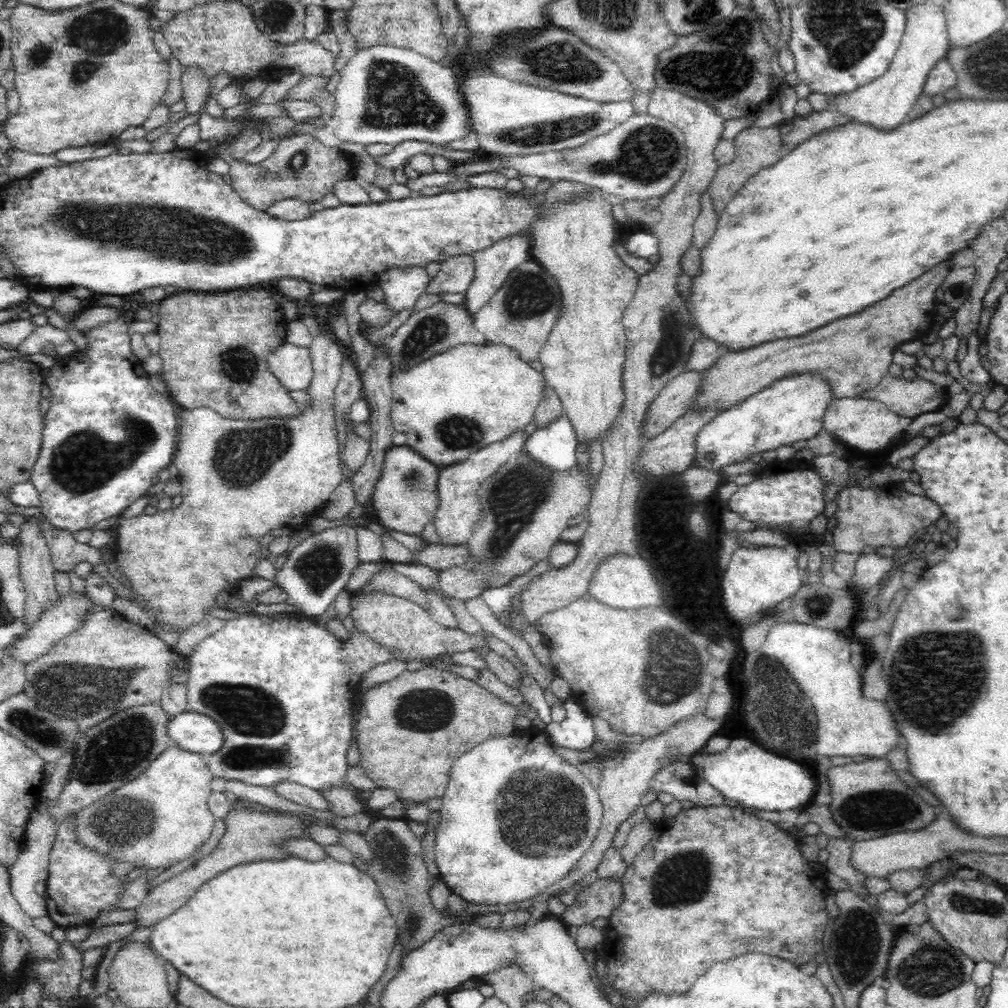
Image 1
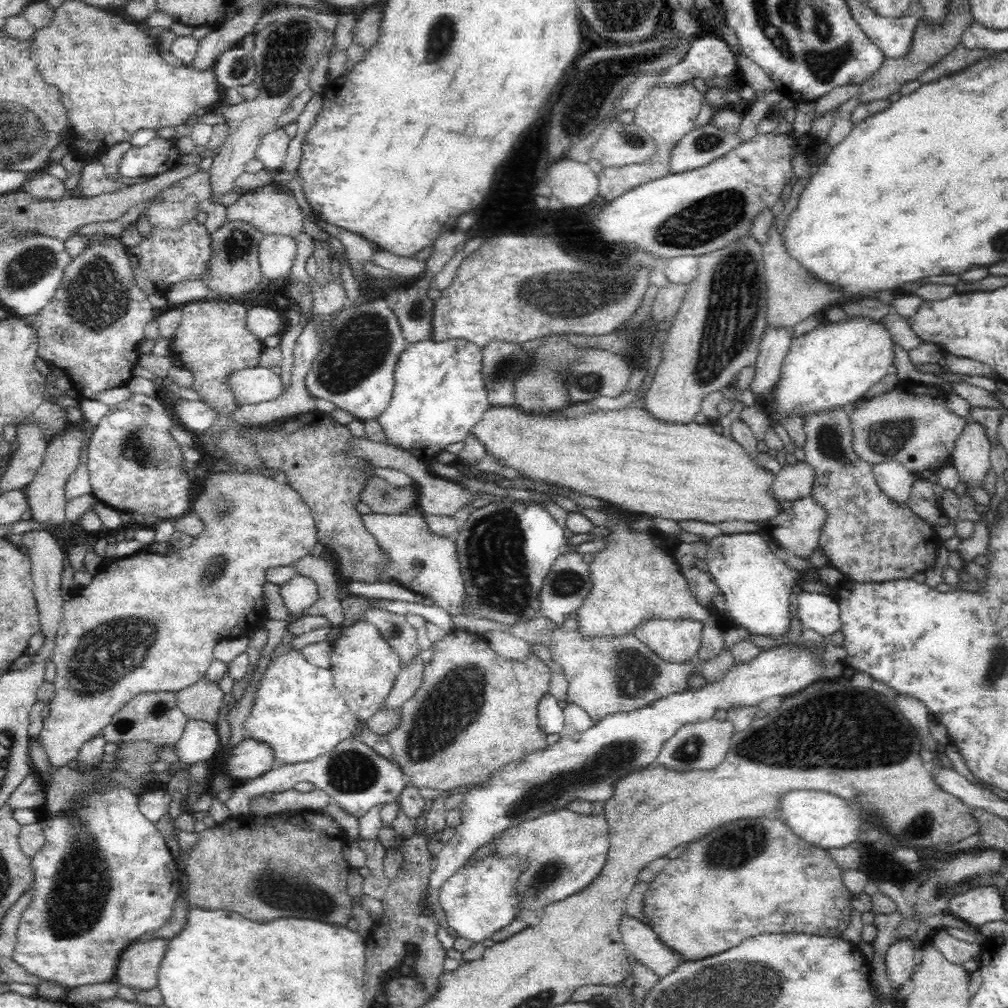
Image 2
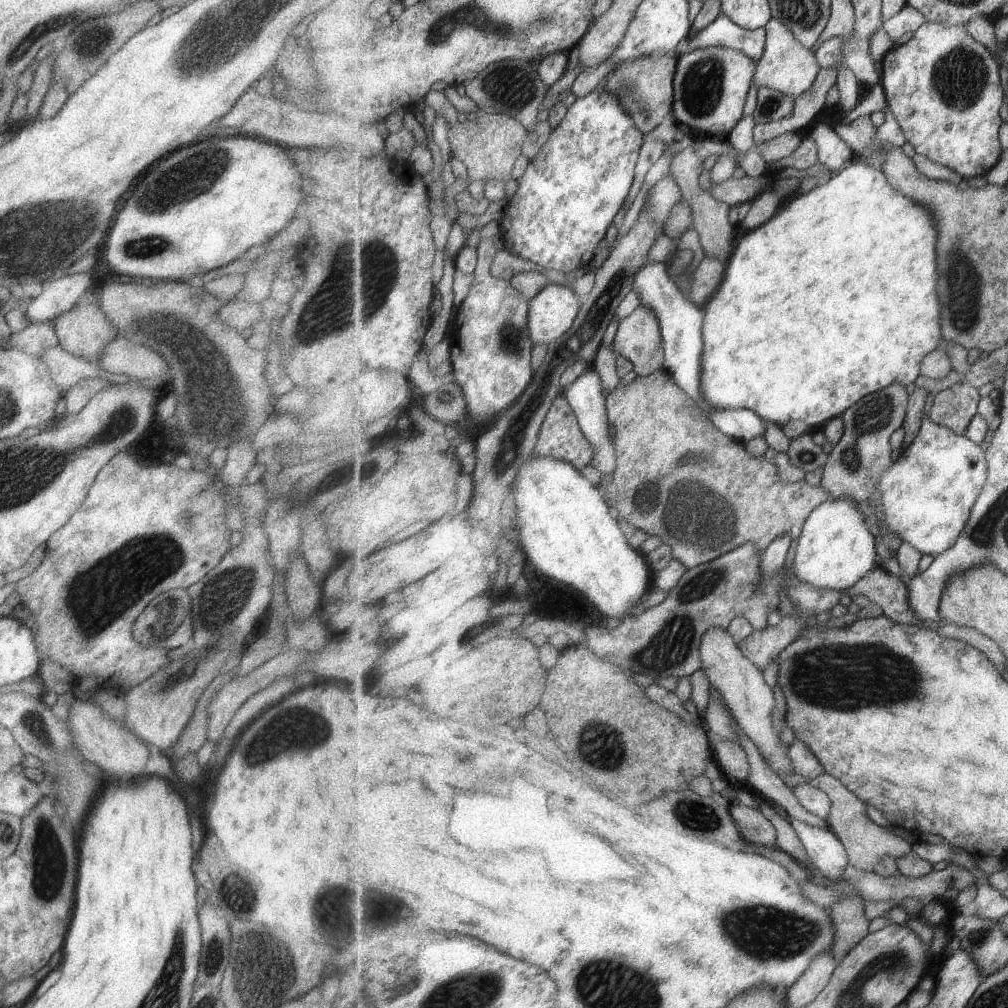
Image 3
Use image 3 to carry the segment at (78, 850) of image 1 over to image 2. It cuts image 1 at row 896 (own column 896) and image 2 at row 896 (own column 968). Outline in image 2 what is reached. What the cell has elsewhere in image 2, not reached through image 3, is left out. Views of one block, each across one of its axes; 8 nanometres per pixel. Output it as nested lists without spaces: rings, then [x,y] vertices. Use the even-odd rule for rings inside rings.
[[[99,779],[98,783],[90,783],[87,791],[76,795],[67,809],[62,809],[57,813],[42,813],[41,821],[44,824],[45,844],[31,858],[31,868],[33,873],[32,898],[30,904],[24,908],[17,924],[17,945],[12,954],[12,959],[20,964],[26,971],[38,976],[42,980],[56,980],[66,983],[70,988],[89,985],[92,983],[110,982],[115,979],[117,964],[120,954],[133,942],[137,942],[138,937],[146,932],[154,932],[161,927],[172,915],[174,903],[179,897],[181,874],[178,871],[178,864],[173,856],[173,852],[166,844],[164,834],[156,828],[156,823],[150,822],[138,808],[140,796],[132,787],[122,787],[118,783],[104,783],[105,779]]]

